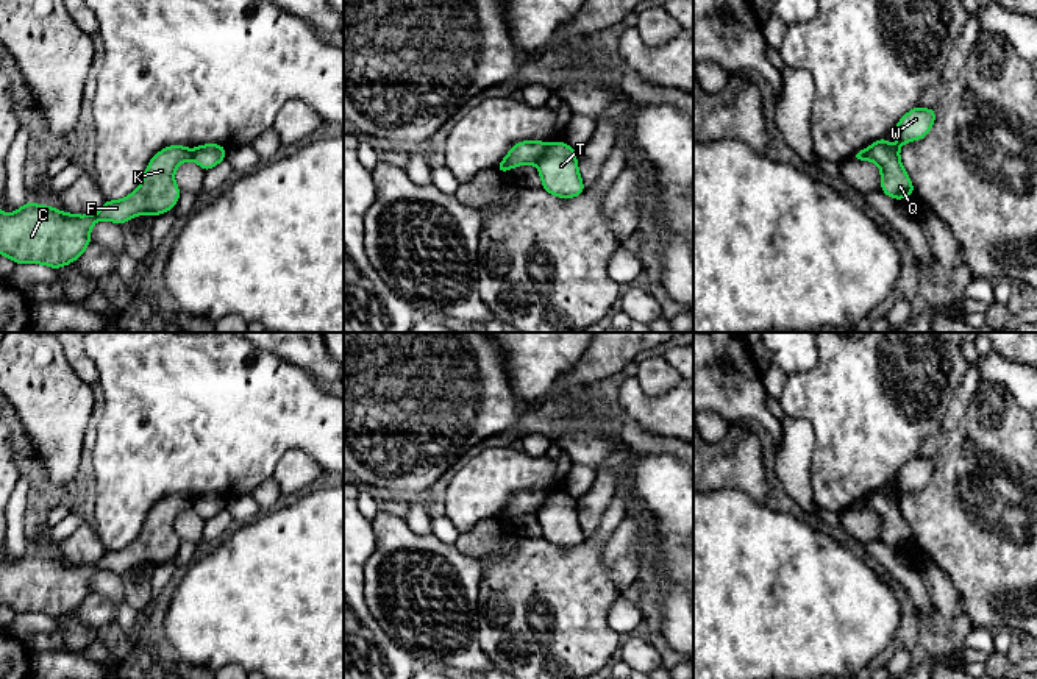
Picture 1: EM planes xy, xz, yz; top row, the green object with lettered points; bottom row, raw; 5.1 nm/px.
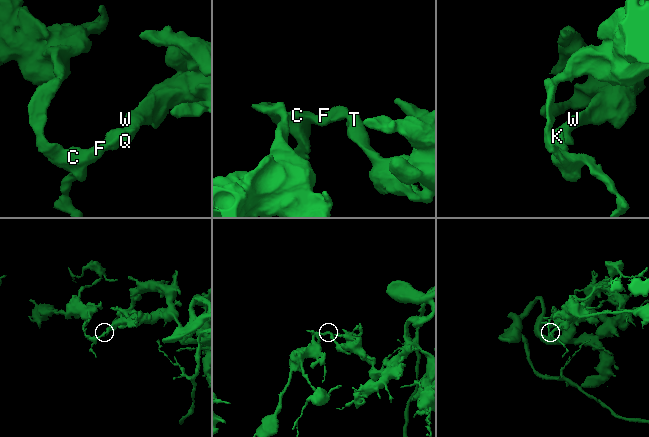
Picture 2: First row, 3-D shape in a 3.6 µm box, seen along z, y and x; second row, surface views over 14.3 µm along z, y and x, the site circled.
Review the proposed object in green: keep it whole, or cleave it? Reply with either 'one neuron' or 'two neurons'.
two neurons

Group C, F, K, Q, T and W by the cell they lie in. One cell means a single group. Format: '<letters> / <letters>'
C F K / Q T W

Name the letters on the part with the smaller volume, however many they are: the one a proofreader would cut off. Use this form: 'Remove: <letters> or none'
Remove: C, F, K

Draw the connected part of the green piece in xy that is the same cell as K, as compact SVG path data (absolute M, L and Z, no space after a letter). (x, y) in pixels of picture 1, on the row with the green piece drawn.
M183 145L162 148L150 159L134 192L123 200L108 200L95 214L75 215L28 201L11 214L0 212L0 256L53 270L69 265L91 245L95 222L111 220L122 226L141 214L155 217L173 209L181 194L175 170L192 158L192 150Z

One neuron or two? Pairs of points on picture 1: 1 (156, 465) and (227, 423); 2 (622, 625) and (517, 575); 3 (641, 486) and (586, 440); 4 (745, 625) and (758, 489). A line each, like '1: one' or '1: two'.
1: one
2: two
3: two
4: two

